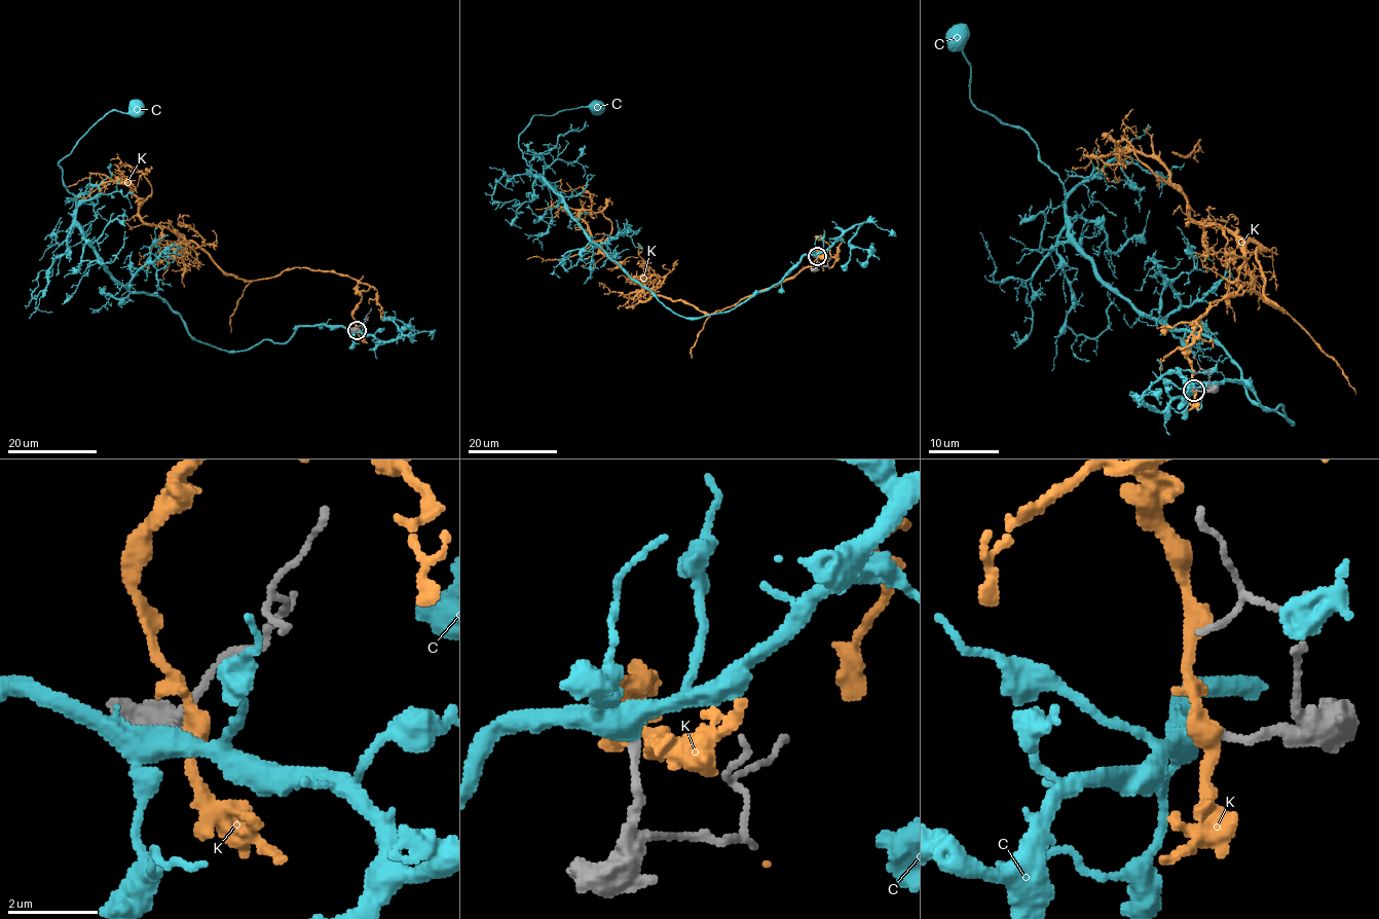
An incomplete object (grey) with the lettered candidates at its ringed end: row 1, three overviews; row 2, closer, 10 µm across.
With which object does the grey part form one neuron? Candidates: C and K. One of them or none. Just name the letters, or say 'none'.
C

